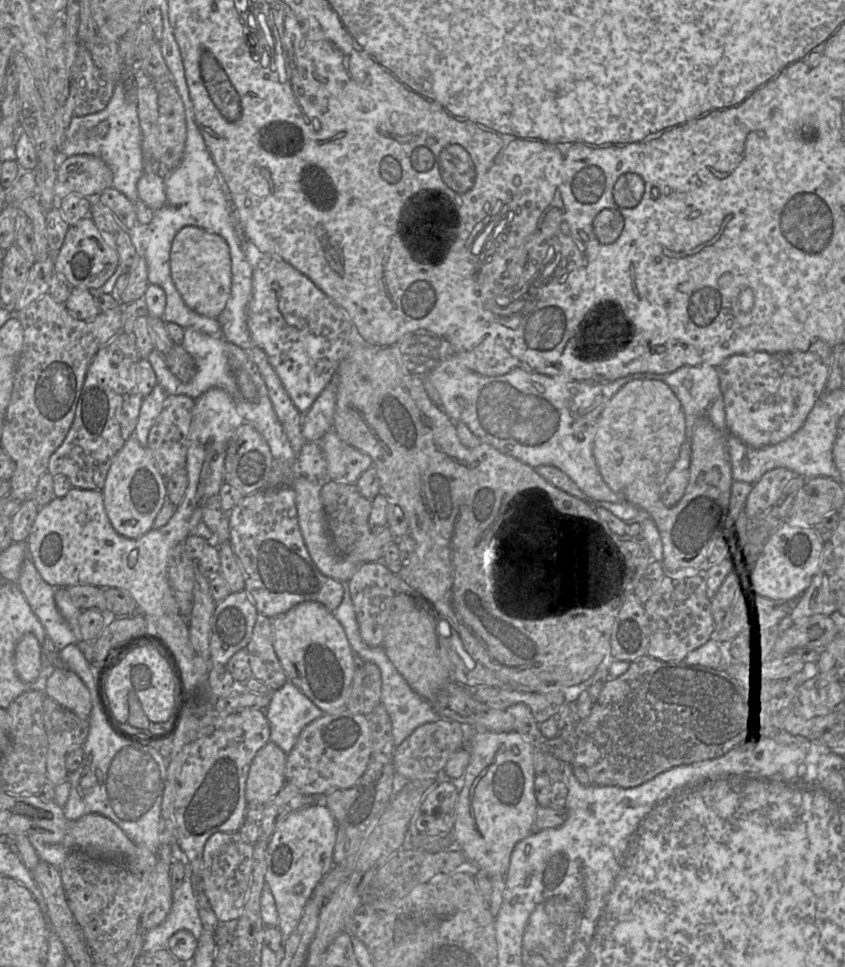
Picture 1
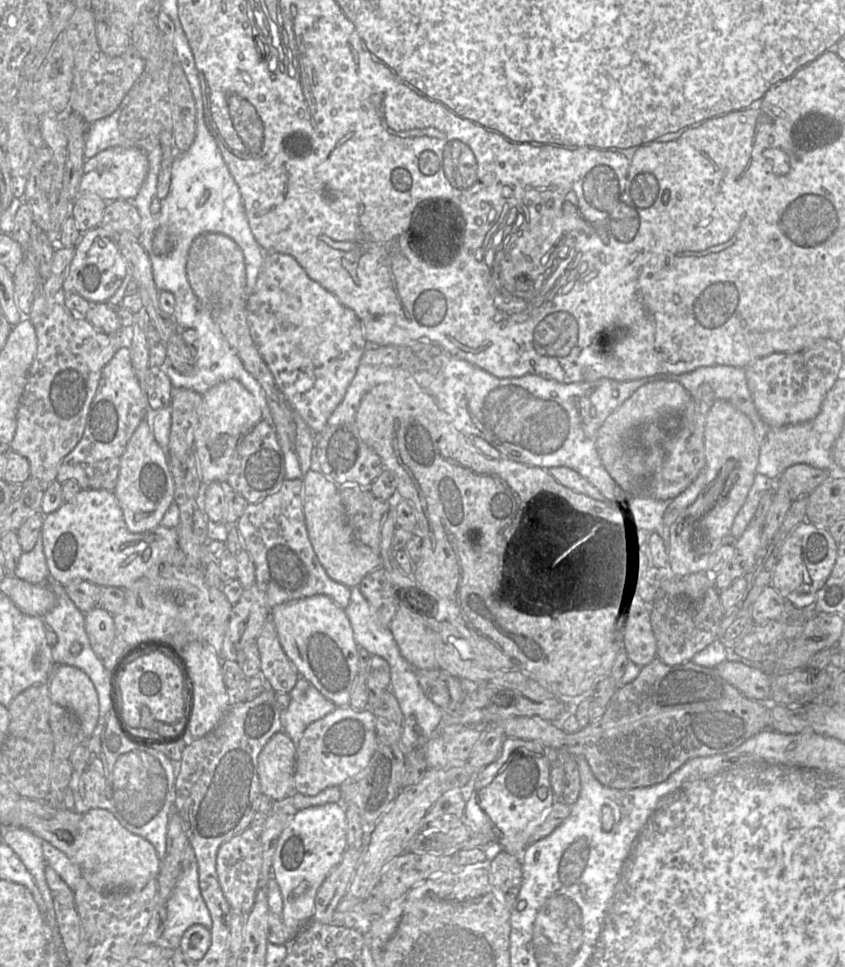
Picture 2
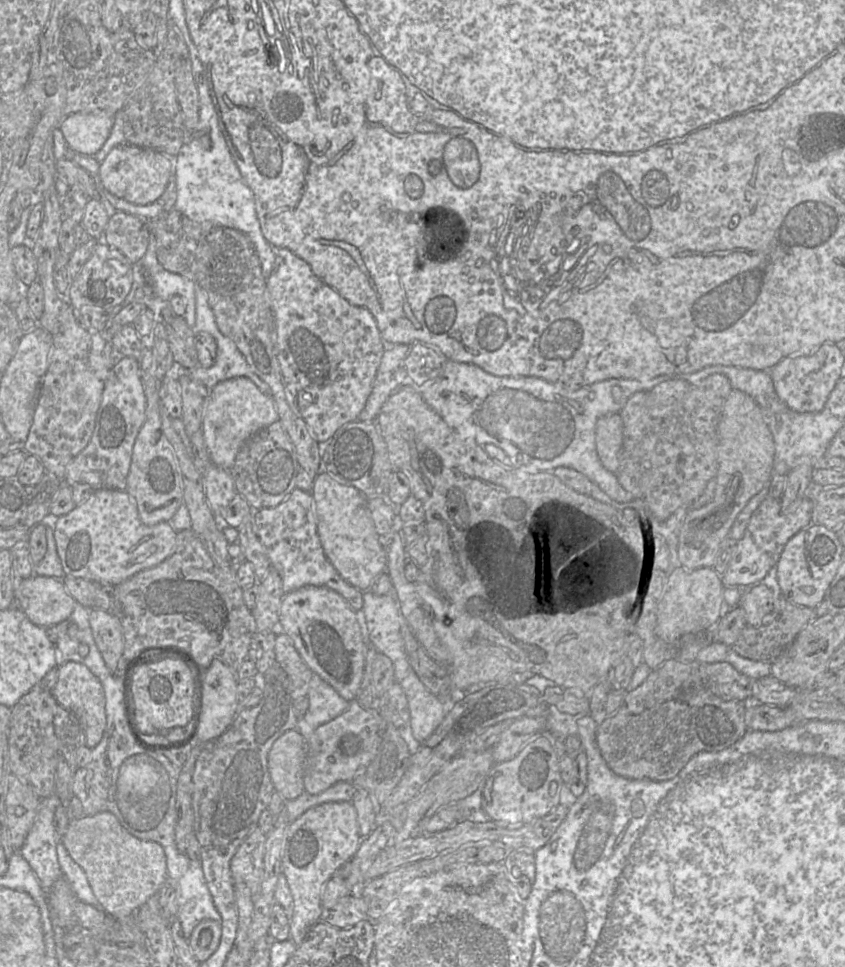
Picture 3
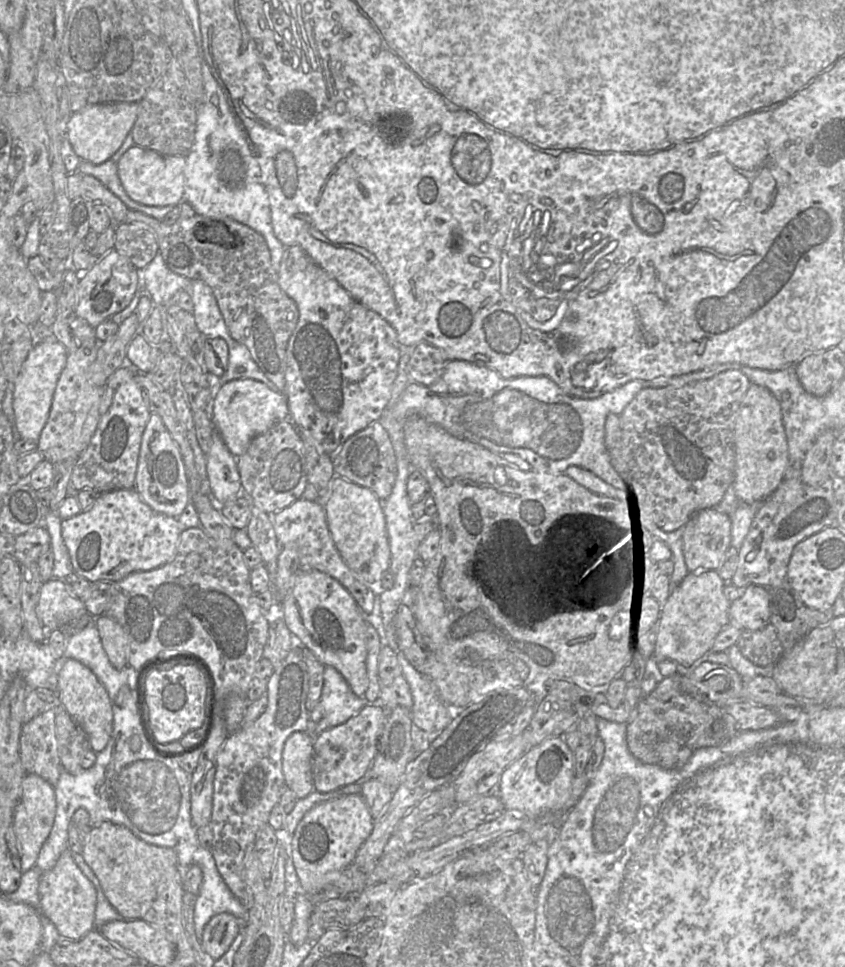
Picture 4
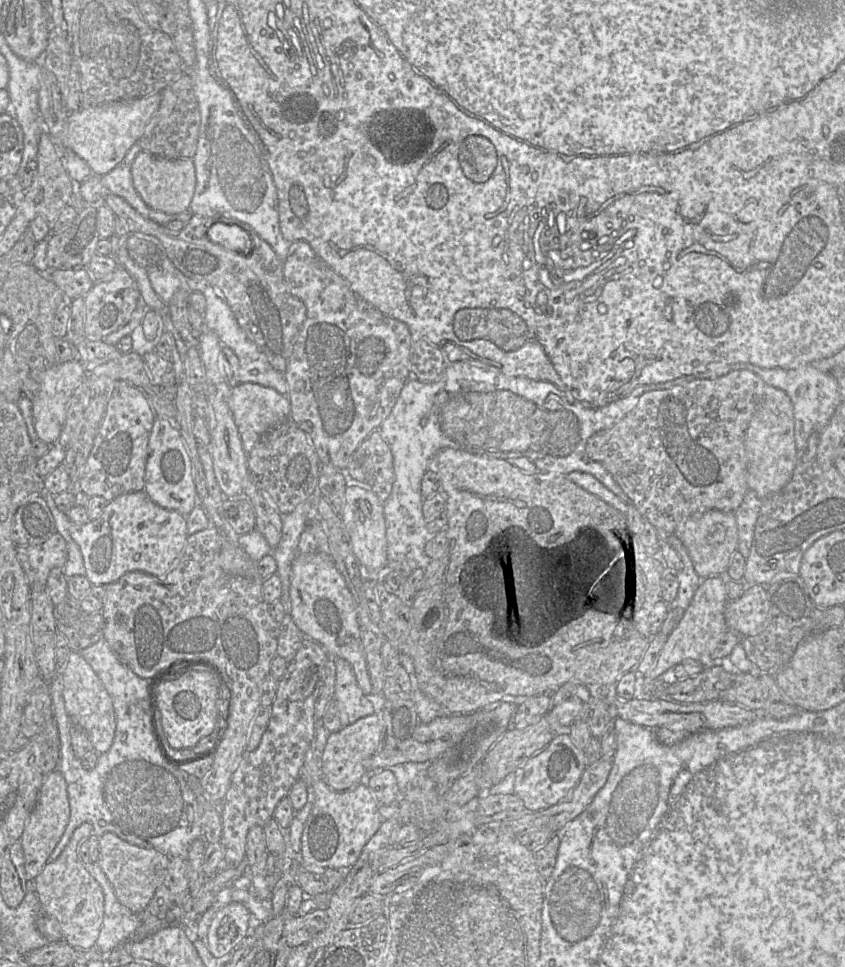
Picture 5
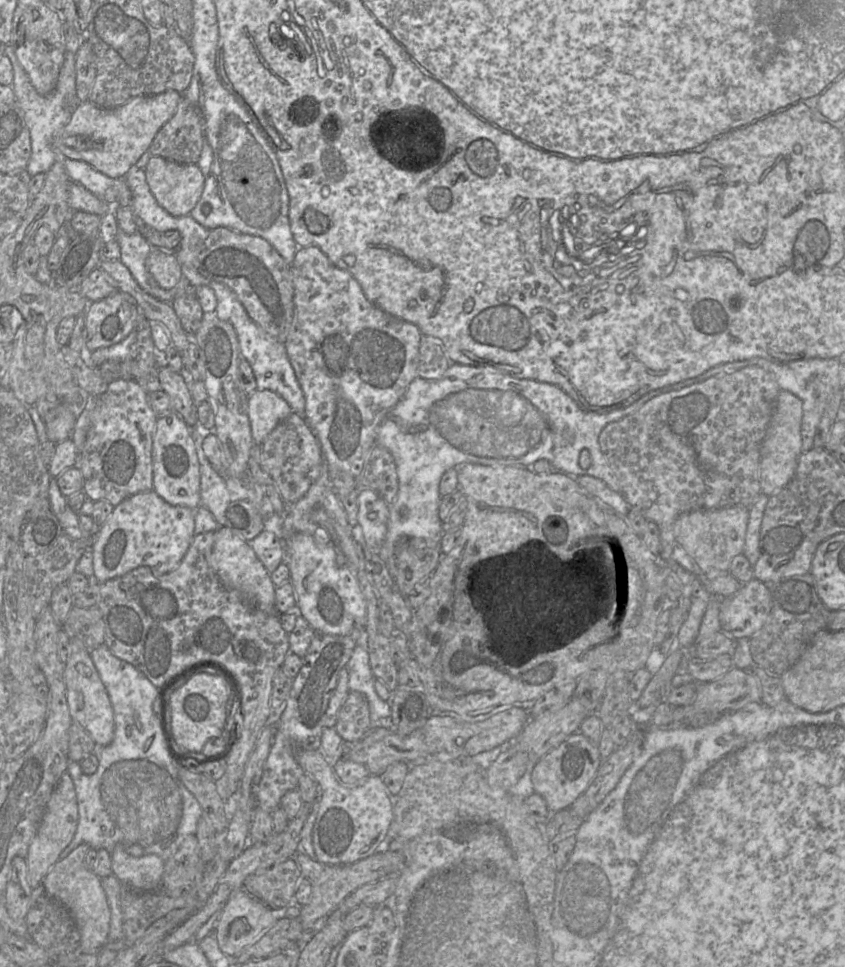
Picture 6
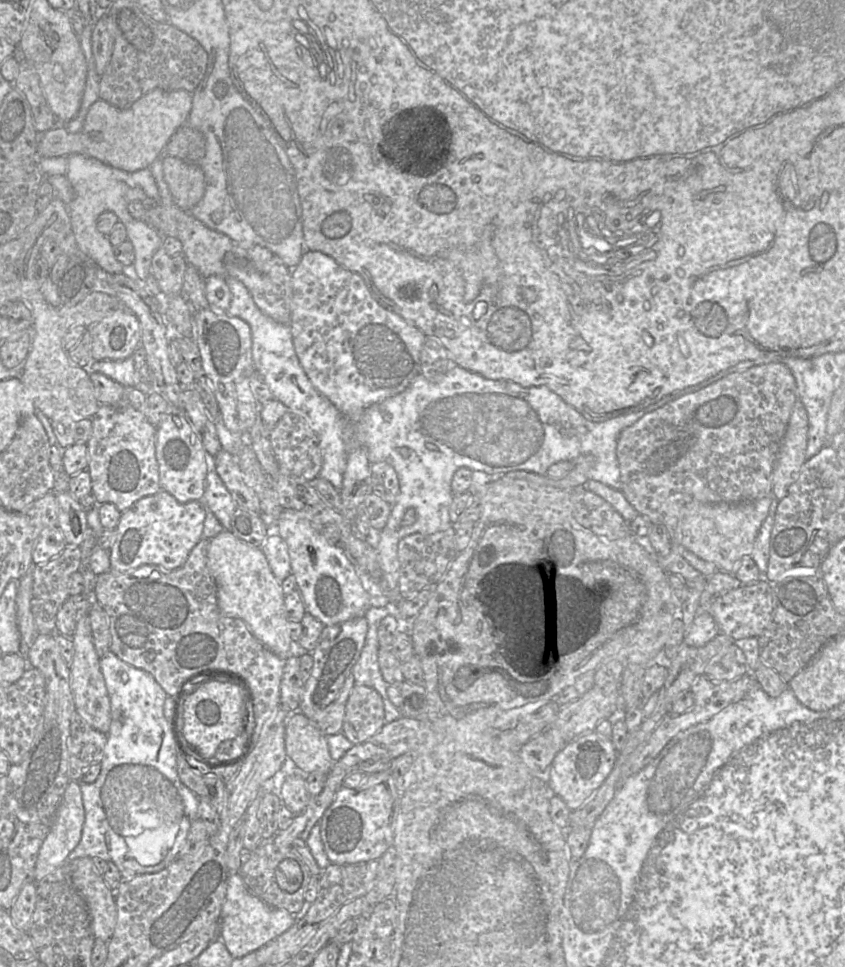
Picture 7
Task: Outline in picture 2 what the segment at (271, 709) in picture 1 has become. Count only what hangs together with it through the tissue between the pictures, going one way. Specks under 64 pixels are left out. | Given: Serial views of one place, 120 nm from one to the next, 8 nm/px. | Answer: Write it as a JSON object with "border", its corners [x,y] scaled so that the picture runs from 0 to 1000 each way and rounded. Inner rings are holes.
{"border":[[[355,700],[342,716],[343,727],[331,738],[334,756],[351,771],[361,754],[399,732],[366,704]]]}

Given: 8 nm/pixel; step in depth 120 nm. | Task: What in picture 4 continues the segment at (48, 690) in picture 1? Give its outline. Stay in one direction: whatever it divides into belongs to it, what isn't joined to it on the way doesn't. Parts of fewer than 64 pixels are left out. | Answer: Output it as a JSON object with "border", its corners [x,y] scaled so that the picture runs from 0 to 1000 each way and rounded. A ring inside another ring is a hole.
{"border":[[[80,680],[69,696],[69,722],[83,740],[98,753],[105,764],[107,774],[120,778],[127,770],[134,754],[131,724],[120,705],[103,689]]]}

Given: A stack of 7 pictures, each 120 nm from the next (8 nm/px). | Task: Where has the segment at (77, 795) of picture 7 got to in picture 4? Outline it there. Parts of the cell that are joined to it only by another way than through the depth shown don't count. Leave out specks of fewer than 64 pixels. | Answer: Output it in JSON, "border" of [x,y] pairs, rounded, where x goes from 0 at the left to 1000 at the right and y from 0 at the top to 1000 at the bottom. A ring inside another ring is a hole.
{"border":[[[32,800],[26,808],[26,822],[15,844],[15,858],[21,870],[26,903],[41,897],[46,881],[63,855],[65,842],[65,814],[43,800]]]}

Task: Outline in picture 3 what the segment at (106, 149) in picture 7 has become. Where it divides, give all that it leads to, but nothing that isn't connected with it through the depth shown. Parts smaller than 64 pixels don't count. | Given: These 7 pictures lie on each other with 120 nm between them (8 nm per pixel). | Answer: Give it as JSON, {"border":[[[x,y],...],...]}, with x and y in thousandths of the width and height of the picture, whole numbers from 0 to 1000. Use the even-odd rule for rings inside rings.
{"border":[[[127,116],[89,117],[76,121],[70,132],[85,156],[110,161],[128,144],[135,121]]]}

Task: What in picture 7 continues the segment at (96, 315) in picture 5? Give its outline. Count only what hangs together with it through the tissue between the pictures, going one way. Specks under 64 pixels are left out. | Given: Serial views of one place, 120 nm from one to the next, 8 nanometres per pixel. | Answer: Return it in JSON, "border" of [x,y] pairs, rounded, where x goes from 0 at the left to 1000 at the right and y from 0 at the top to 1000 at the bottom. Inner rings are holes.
{"border":[[[140,320],[103,338],[111,373],[143,373],[157,367],[167,356],[167,337],[150,320]]]}

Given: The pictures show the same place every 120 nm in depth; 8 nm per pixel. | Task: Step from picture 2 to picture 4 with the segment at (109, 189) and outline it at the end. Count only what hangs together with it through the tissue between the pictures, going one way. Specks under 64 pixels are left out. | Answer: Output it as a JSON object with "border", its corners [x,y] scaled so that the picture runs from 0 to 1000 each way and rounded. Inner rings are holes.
{"border":[[[164,151],[154,152],[140,165],[140,182],[151,203],[173,213],[209,213],[218,208],[218,161],[194,161]]]}

